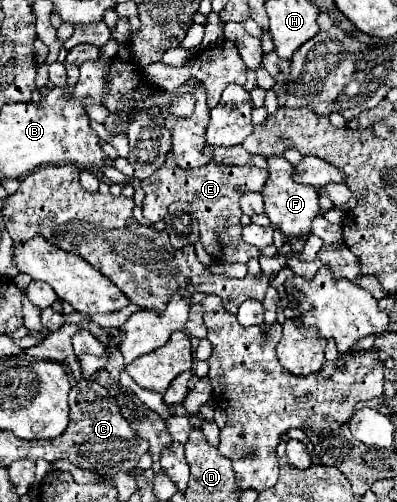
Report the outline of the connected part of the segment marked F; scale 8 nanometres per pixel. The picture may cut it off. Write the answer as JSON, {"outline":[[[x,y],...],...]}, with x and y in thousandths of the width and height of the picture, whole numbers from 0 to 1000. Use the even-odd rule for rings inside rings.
{"outline":[[[678,315],[678,355],[673,367],[662,375],[662,398],[668,398],[668,426],[678,430],[683,446],[708,458],[708,466],[718,474],[773,474],[783,466],[783,446],[788,438],[809,426],[809,410],[804,410],[804,386],[793,375],[773,371],[773,367],[753,367],[738,359],[738,343],[743,335],[718,319],[718,315]]]}

